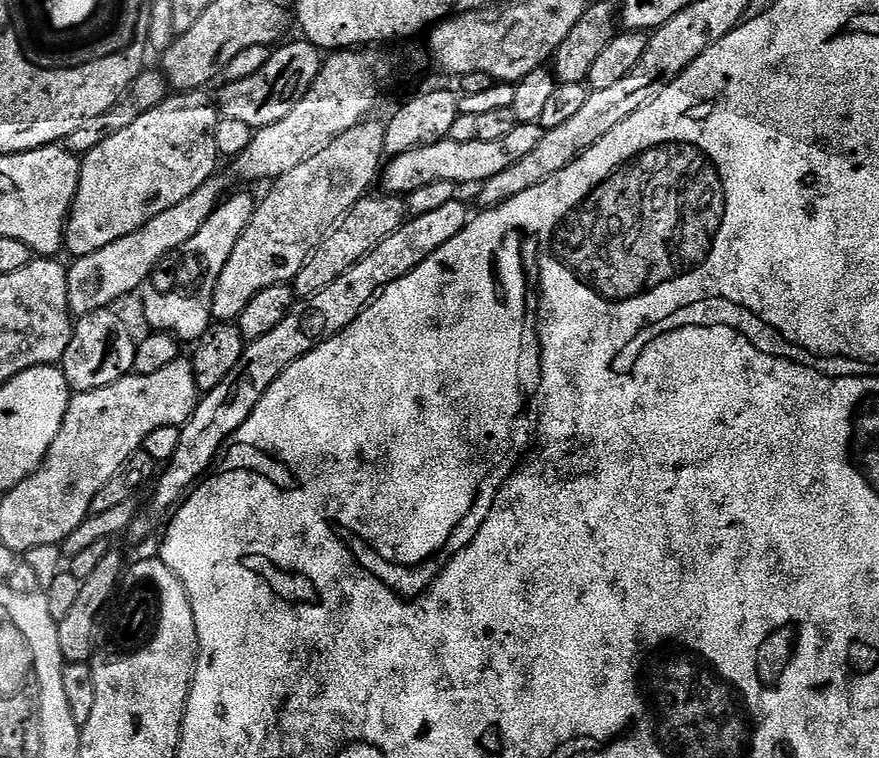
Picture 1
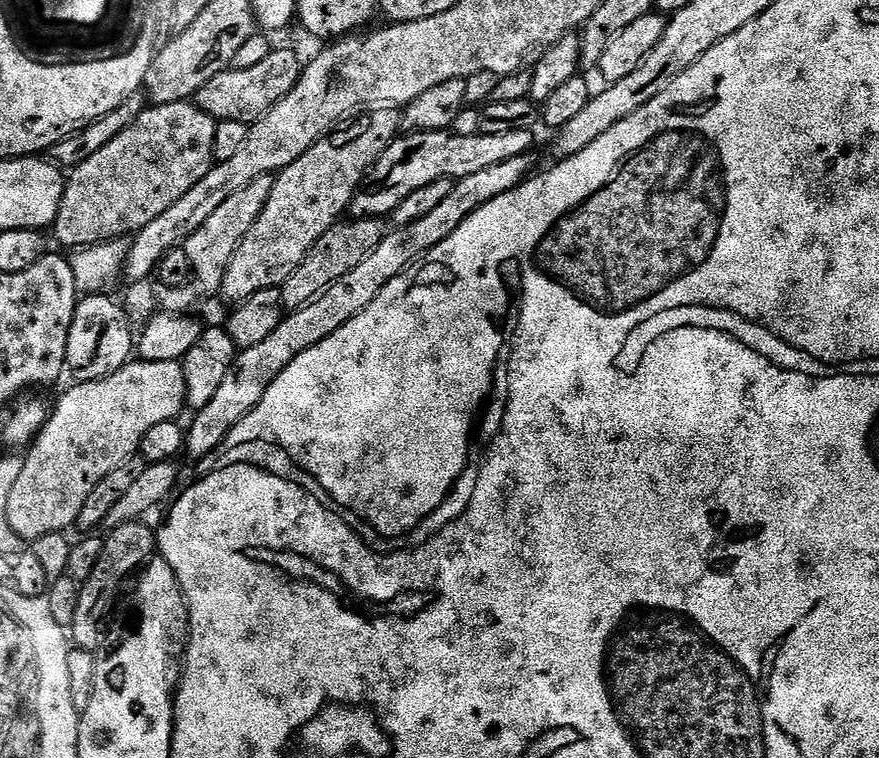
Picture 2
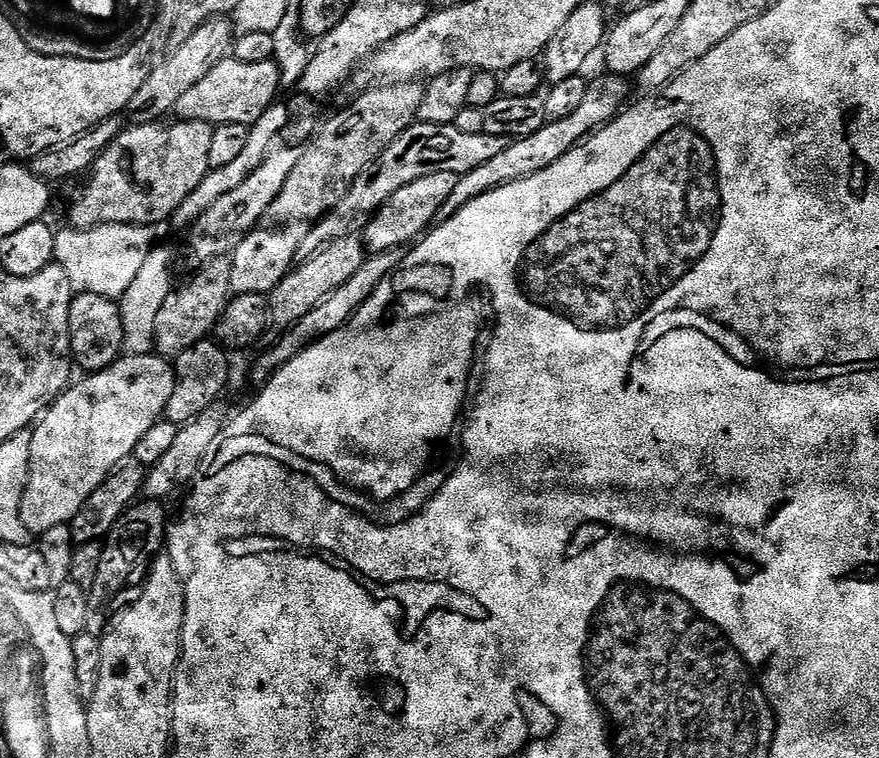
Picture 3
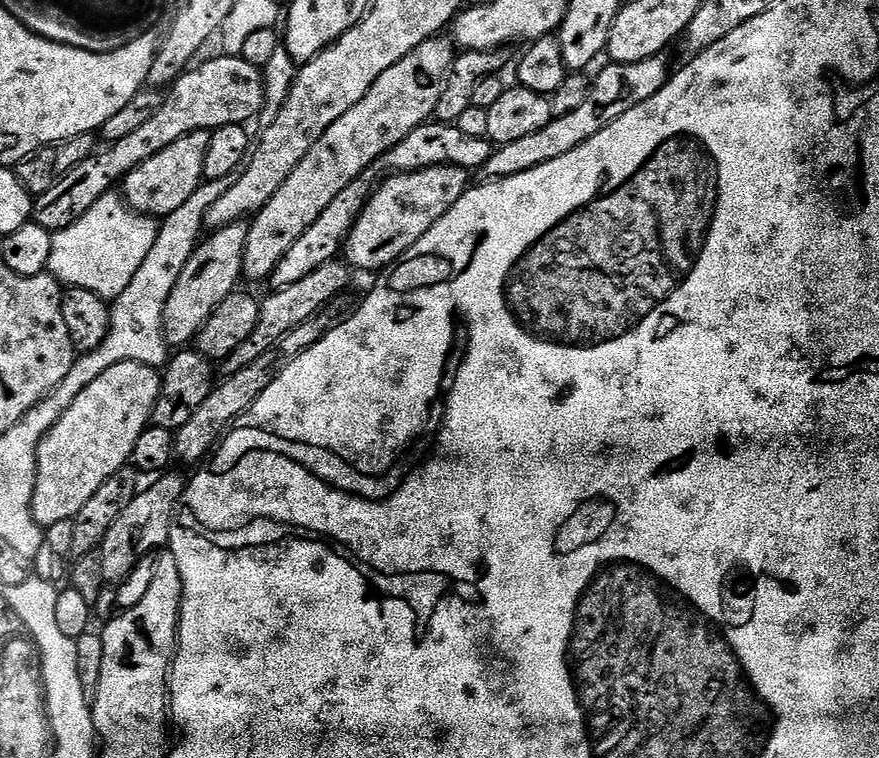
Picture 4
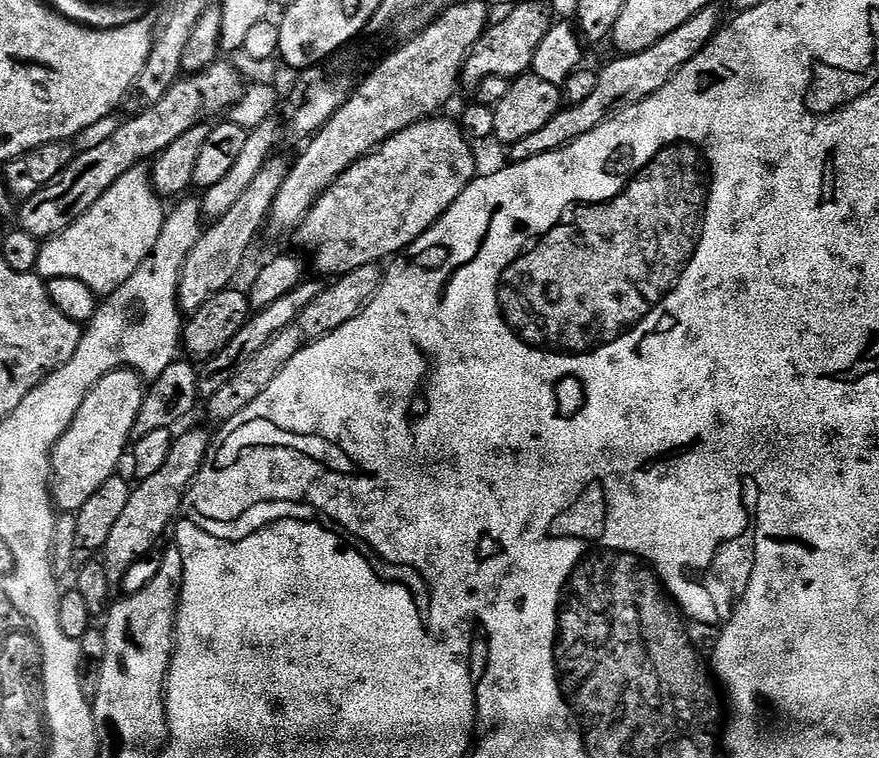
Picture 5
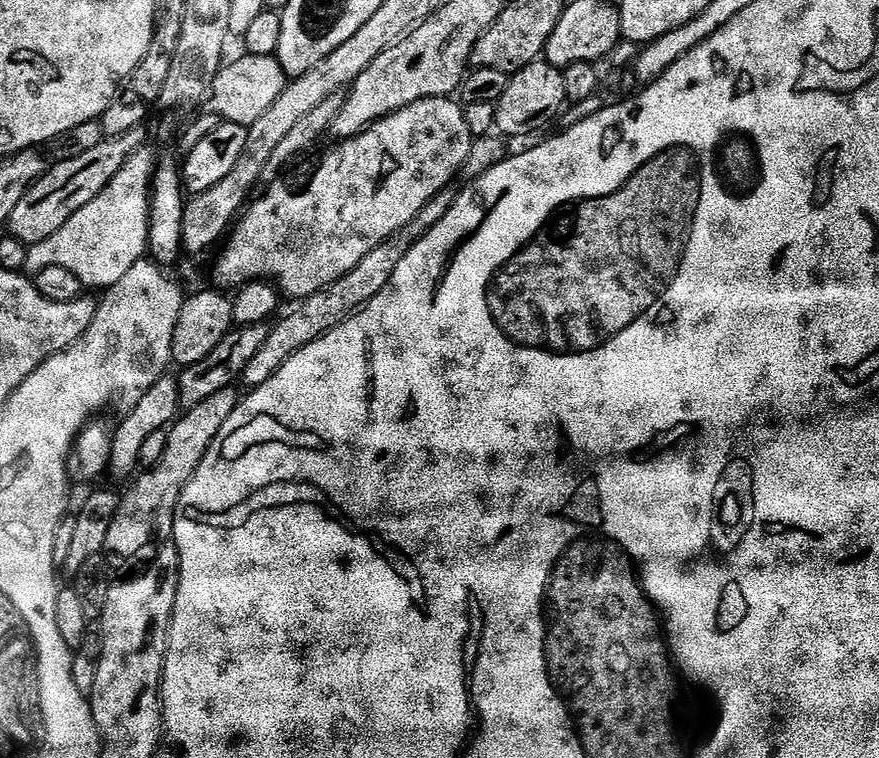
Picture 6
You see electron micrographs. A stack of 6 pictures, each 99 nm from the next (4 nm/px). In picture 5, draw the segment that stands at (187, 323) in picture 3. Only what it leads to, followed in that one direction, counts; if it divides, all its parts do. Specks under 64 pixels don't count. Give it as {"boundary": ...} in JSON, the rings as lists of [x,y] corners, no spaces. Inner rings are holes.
{"boundary":[[[279,154],[273,155],[266,162],[266,166],[262,166],[258,178],[250,182],[246,194],[242,194],[242,198],[238,198],[234,206],[230,206],[229,212],[222,214],[220,220],[203,229],[198,242],[194,242],[194,250],[190,250],[182,266],[176,295],[176,303],[180,305],[181,313],[191,314],[202,310],[202,306],[206,306],[206,302],[210,302],[214,294],[233,287],[232,279],[239,274],[260,228],[262,232],[265,227],[274,198],[278,198],[278,190],[282,190],[282,182],[286,182],[286,174],[292,169],[292,165],[291,159],[287,160]]]}

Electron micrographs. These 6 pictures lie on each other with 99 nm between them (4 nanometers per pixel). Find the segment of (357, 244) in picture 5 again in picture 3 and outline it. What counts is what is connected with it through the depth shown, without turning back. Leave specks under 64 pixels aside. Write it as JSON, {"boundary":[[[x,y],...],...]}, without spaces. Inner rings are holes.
{"boundary":[[[439,172],[418,178],[418,182],[410,182],[410,186],[402,186],[402,190],[383,204],[364,228],[362,239],[367,251],[372,254],[396,252],[403,244],[419,241],[437,223],[442,206],[446,206],[446,198],[454,194],[457,179],[453,172]]]}

